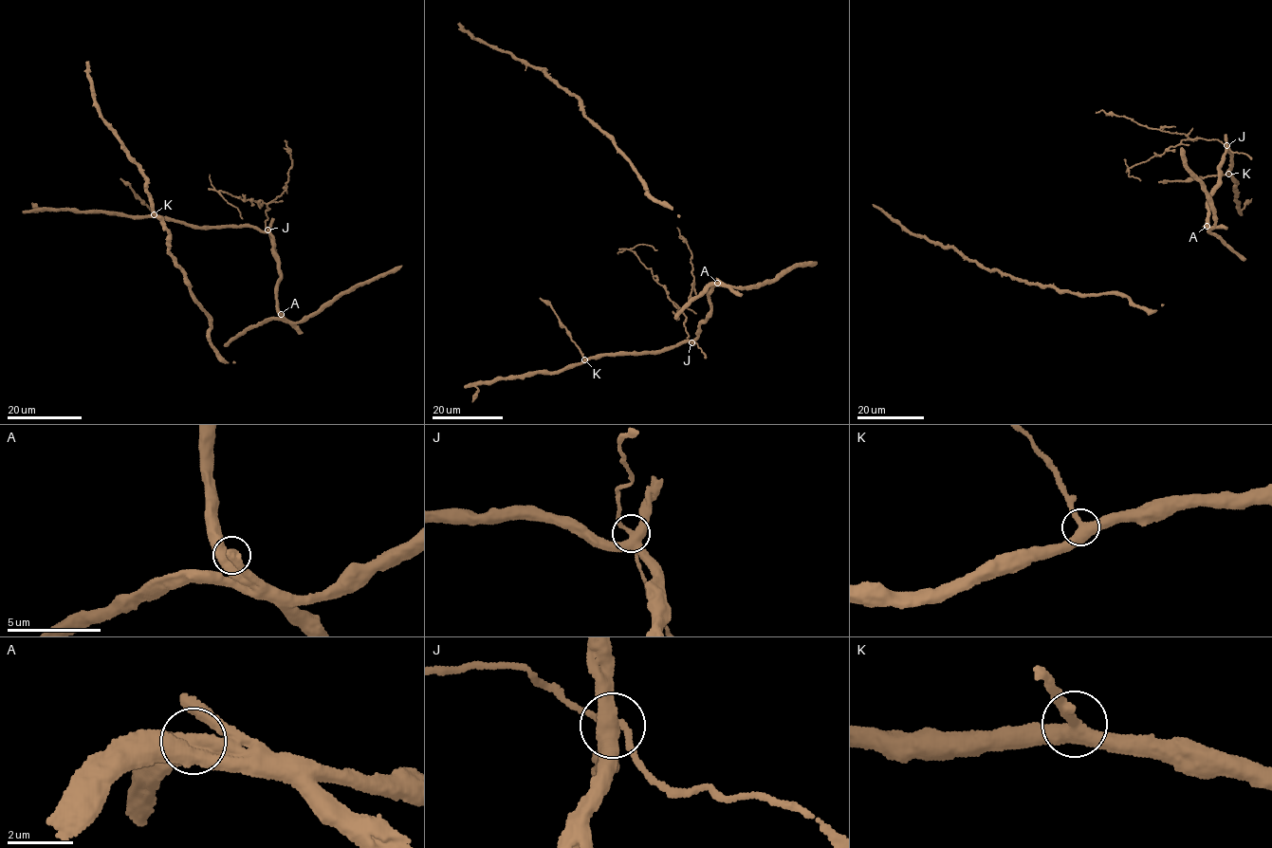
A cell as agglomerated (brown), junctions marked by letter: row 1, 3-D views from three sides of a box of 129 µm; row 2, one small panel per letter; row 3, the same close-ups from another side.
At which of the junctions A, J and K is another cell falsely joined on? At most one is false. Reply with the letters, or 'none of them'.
J

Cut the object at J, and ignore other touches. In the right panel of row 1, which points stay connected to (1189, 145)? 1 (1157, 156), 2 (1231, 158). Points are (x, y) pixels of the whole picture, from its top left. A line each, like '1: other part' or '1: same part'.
1: same part
2: other part

